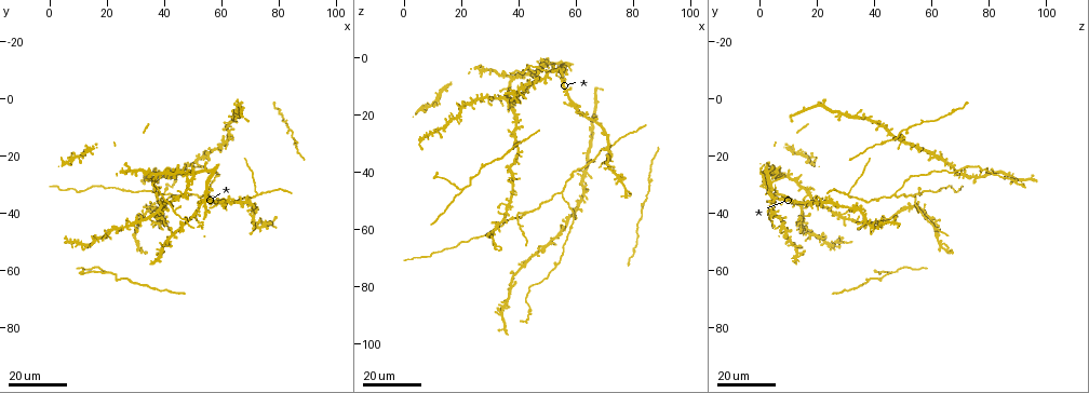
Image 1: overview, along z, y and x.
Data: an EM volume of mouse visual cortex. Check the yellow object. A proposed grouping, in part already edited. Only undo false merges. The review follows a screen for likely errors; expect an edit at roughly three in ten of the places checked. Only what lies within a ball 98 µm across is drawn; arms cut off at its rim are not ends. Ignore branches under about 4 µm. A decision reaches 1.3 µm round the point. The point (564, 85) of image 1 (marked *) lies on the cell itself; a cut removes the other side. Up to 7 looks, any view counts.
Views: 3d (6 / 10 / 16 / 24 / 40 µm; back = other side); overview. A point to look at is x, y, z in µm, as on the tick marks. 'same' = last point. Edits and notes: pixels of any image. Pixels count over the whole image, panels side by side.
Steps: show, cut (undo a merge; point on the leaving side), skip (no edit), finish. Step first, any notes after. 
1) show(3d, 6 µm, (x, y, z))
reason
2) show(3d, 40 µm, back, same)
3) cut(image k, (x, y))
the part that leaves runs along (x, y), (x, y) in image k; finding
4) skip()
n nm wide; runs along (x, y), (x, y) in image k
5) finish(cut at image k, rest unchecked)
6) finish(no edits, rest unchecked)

show(3d, 24 µm, (73, 33, 31))
a fork

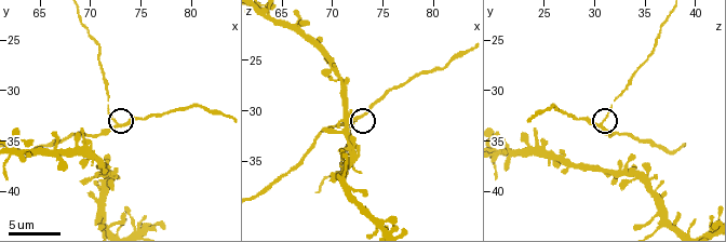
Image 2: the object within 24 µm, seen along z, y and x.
show(3d, 10 µm, (72.4, 33.0, 30.8))

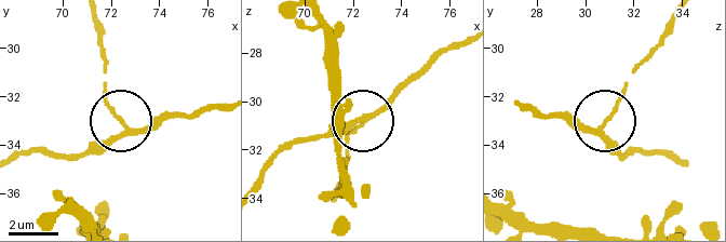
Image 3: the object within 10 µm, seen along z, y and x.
skip()
all the same cell

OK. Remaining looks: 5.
show(3d, 24 µm, (39, 41, 28))
thin arm on a thick one

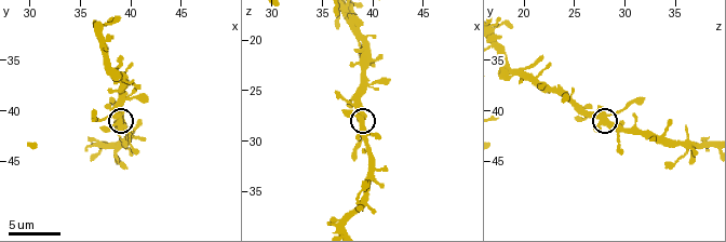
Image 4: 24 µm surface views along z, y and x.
show(3d, 10 µm, (38.8, 40.6, 28.0))
zoom in

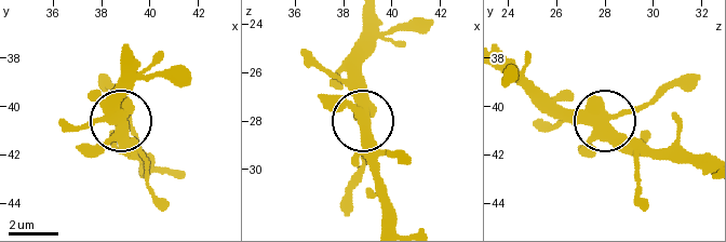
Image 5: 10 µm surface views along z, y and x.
skip()
4 arms; runs along (503, 57), (565, 108), (602, 121), (645, 107), (669, 88) in image 5; one cell here

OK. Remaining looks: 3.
show(3d, 16 µm, (54, 33, 47))
three arms meet

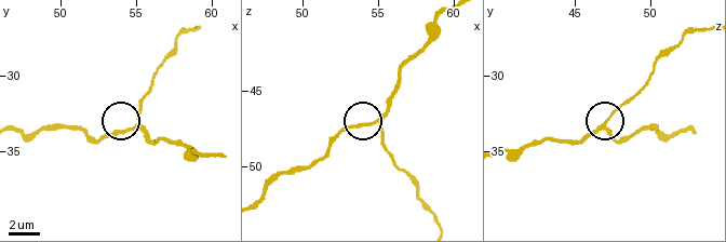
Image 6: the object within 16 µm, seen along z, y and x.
show(3d, 6 µm, (55.0, 33.4, 47.2))
closer look

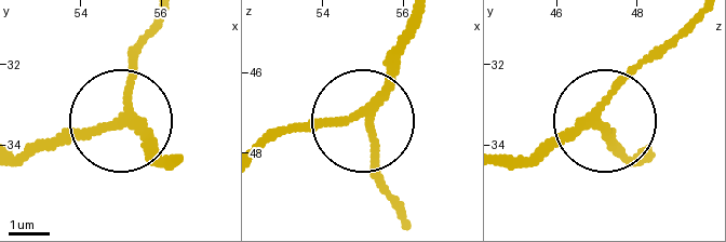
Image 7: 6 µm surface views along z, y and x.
skip()
side arm 69 µm; runs along (180, 157), (160, 153), (122, 119), (32, 143) in image 7; one cell here

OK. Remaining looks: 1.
finish(no edits, rest unchecked)

